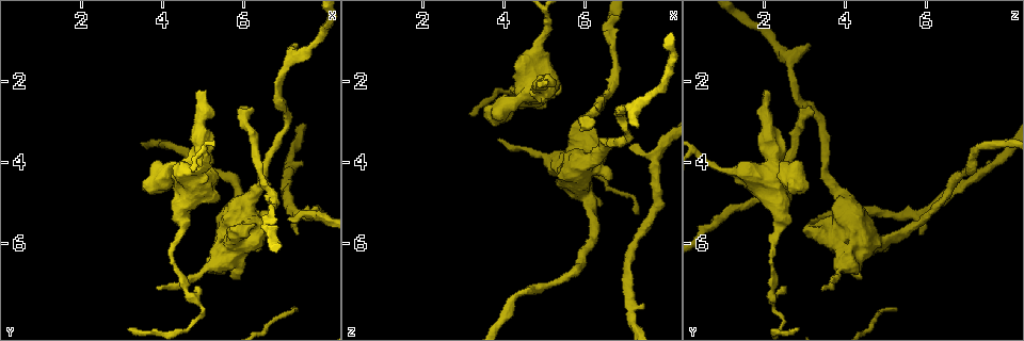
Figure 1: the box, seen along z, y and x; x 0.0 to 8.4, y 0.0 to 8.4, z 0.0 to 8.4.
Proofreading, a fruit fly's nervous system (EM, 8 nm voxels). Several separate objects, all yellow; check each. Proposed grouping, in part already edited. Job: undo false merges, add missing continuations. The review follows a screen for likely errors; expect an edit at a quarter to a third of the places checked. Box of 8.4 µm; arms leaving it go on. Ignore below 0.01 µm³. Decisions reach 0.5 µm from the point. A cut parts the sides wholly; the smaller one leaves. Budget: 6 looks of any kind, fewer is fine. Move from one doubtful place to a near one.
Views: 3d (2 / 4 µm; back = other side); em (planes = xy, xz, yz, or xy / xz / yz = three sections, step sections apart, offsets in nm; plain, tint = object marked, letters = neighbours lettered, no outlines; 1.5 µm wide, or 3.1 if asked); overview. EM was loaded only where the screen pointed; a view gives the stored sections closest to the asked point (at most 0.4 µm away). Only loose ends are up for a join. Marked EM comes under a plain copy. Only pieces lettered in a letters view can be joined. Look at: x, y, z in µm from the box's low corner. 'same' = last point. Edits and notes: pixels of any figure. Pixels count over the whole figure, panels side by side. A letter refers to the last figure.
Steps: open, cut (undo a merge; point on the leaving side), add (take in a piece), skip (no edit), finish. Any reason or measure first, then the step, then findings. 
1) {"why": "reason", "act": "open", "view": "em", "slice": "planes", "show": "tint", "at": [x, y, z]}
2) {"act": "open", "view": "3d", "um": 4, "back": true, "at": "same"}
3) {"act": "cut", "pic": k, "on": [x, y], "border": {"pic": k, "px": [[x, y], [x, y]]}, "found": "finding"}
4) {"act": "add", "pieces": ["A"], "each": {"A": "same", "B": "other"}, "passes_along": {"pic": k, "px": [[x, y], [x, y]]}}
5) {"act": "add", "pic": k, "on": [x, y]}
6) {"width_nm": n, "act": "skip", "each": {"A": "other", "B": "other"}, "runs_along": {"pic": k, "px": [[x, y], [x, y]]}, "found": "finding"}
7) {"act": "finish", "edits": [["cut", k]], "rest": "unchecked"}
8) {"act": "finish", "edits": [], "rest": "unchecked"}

{"act": "open", "view": "em", "slice": "xz", "step": 4, "show": "letters", "at": [5.85, 6.90, 4.40]}

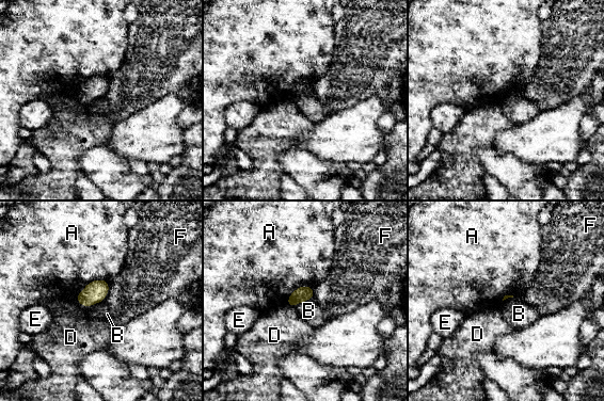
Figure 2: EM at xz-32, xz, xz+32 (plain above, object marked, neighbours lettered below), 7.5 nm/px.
{"longest_contact_nm": ["A", 280], "act": "skip", "each": {"A": "other", "B": "other", "D": "other", "E": "other", "F": "other"}, "border": {"pic": 2, "px": [[311, 299], [299, 302], [293, 307]]}, "found": "no lettered piece goes on from it"}

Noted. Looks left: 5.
{"why": "branch stops here", "act": "open", "view": "em", "slice": "xy", "step": 4, "show": "letters", "at": [4.90, 7.05, 2.50]}

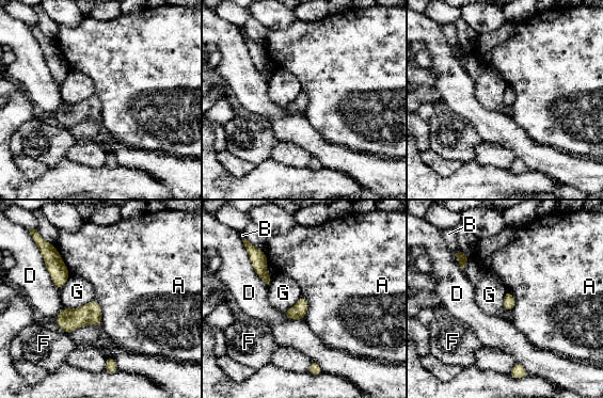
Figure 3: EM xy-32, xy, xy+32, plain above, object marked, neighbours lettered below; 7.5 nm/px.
{"act": "open", "view": "em", "slice": "planes", "show": "letters", "at": "same"}

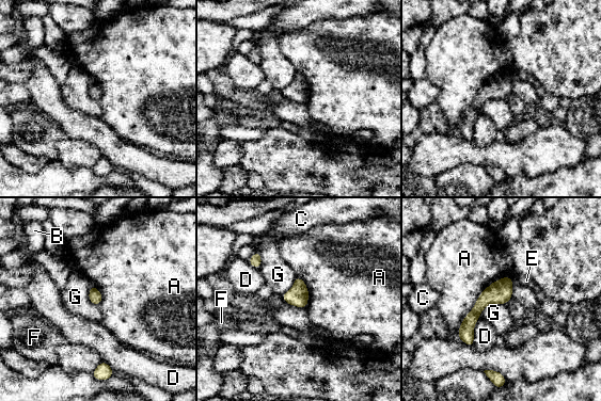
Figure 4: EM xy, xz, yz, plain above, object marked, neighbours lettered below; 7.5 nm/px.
{"longest_contact_nm": ["A", 600], "act": "skip", "each": {"A": "other", "B": "other", "C": "other", "D": "other", "E": "other", "F": "other", "G": "other"}, "runs_along": {"pic": 4, "px": [[508, 279], [477, 308], [471, 332]]}, "found": "none of them fits"}

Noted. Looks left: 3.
{"why": "branch stops here", "act": "open", "view": "3d", "um": 4, "at": [6.60, 5.30, 4.40]}

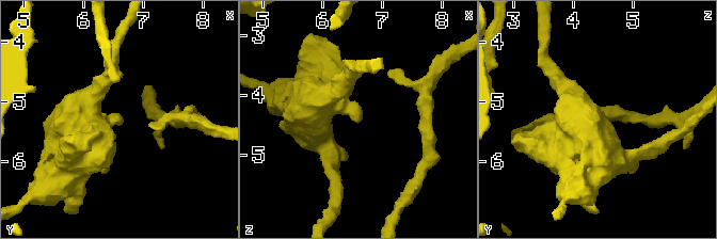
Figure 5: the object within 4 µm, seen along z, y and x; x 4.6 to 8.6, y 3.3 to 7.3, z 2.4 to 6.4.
{"why": "need the tissue", "act": "open", "view": "em", "slice": "planes", "show": "letters", "at": [6.60, 5.30, 4.45]}

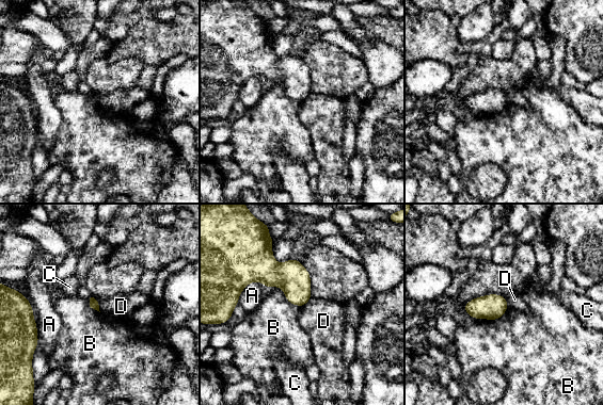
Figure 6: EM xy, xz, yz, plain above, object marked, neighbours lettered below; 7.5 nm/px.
{"act": "skip", "each": {"A": "other", "B": "other", "C": "other", "D": "other"}, "border": {"pic": 6, "px": [[93, 297], [97, 302], [100, 311]]}, "found": "no lettered piece goes on from it"}

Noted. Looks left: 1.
{"act": "finish", "edits": [], "rest": "unchecked"}

